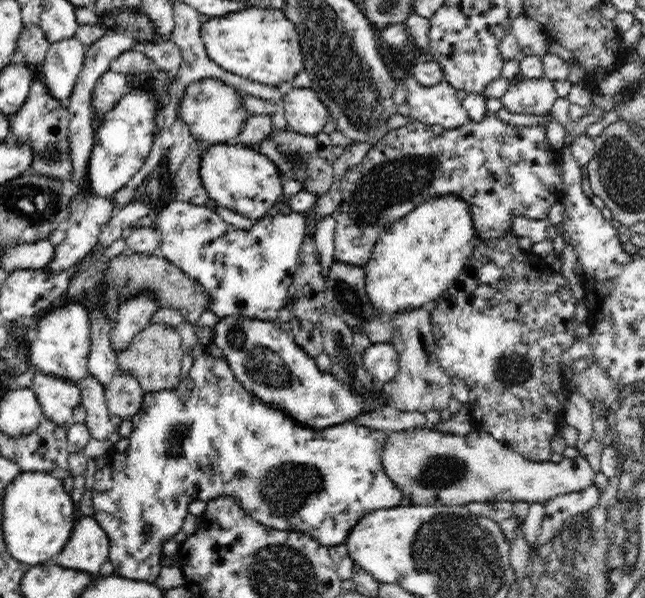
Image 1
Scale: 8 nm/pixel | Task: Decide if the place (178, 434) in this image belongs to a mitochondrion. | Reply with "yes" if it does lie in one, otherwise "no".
yes

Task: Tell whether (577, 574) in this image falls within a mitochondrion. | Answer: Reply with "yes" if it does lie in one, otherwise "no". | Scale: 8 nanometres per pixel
yes

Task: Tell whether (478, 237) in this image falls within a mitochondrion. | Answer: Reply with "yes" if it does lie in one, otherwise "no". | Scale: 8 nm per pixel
no

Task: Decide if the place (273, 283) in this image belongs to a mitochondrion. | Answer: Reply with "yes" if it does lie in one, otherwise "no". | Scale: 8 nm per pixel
no

